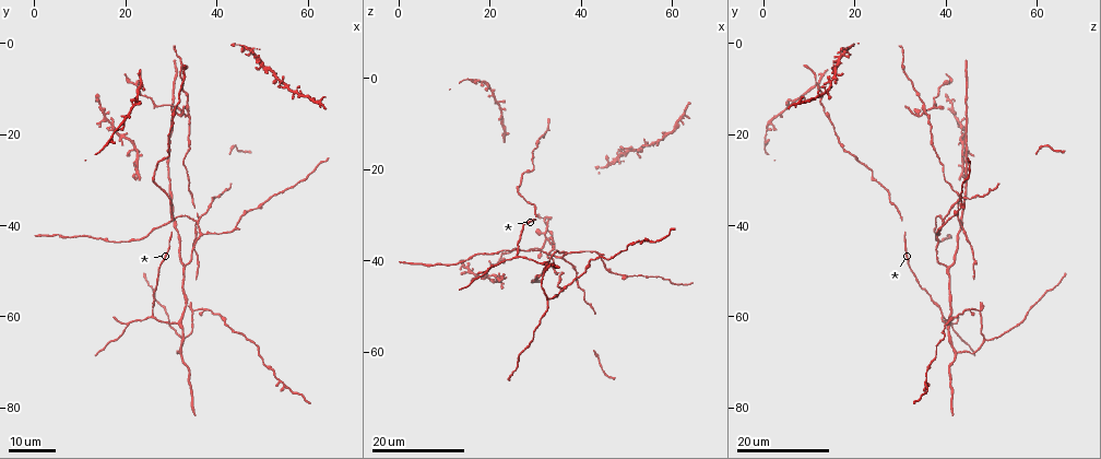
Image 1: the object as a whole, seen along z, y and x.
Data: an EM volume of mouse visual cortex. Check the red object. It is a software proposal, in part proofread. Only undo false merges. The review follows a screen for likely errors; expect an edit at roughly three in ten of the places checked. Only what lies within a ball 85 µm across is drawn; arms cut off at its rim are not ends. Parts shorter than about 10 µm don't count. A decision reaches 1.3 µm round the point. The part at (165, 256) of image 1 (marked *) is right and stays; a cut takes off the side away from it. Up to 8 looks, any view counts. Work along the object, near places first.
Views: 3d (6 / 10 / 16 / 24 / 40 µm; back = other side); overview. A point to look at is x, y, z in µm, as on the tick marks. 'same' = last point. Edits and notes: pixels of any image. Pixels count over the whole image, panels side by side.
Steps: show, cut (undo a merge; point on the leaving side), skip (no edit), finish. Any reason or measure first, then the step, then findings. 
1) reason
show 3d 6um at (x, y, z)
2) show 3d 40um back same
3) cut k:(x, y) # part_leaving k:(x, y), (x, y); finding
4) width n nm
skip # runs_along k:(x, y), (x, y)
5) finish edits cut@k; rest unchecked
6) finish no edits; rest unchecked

three arms meet
show 3d 16um at (36.5, 41.5, 39.0)

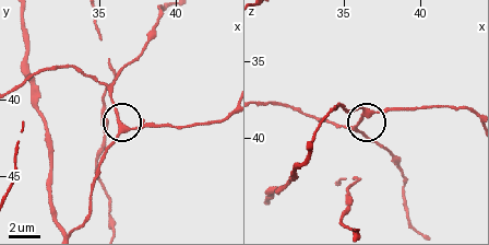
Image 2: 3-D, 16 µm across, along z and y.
closer look
show 3d 10um at (36.6, 41.8, 38.4)

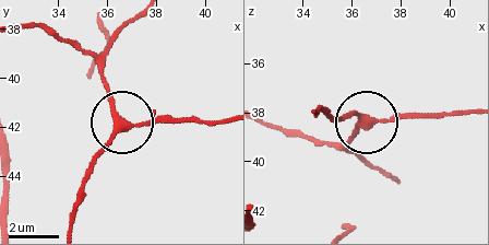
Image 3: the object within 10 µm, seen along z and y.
side_arm 38 um; arms 3
skip # one cell here

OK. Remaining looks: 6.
arms part here
show 3d 16um at (32.5, 65.5, 49.0)

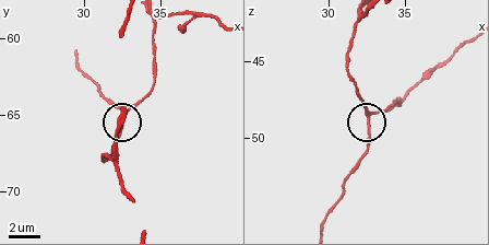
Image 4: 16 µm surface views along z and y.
zoom in
show 3d 6um same

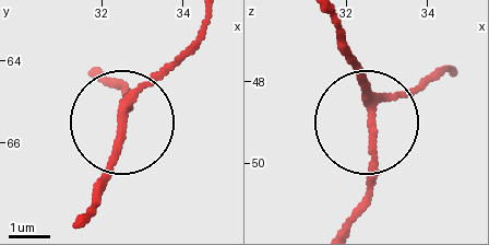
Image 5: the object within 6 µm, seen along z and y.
arms 3
skip # runs_along 5:(81, 212), (122, 118), (116, 86); continuous, no second cell

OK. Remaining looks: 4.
three-way junction
show 3d 16um at (32.0, 68.0, 42.5)

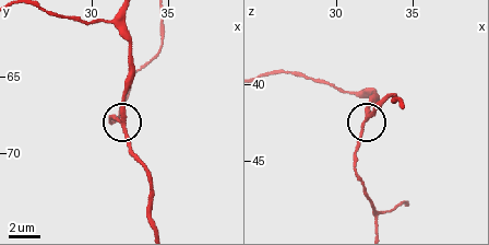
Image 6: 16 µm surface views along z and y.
show 3d 6um at (32.0, 67.8, 42.4)

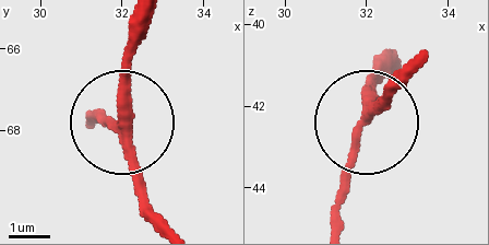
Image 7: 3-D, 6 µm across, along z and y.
skip # runs_along 7:(143, 24), (121, 118), (146, 202), (164, 223); all the same cell

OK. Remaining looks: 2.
three arms meet
show 3d 24um at (33.0, 15.5, 36.0)

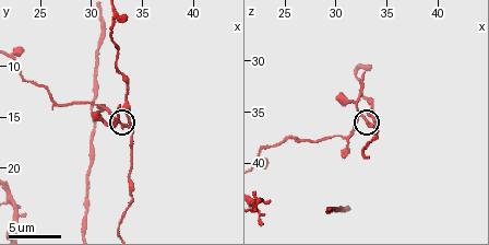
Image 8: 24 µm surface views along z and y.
show 3d 10um at (33.2, 15.8, 36.0)

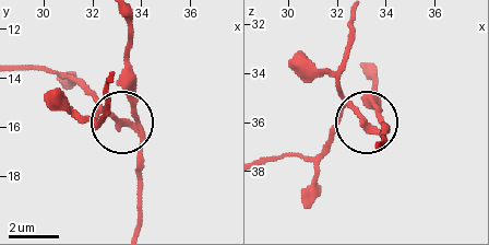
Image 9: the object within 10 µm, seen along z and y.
width 220 nm
cut 9:(112, 113) # a second cell is stuck on

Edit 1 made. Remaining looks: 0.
finish edits cut@9; rest unchecked

